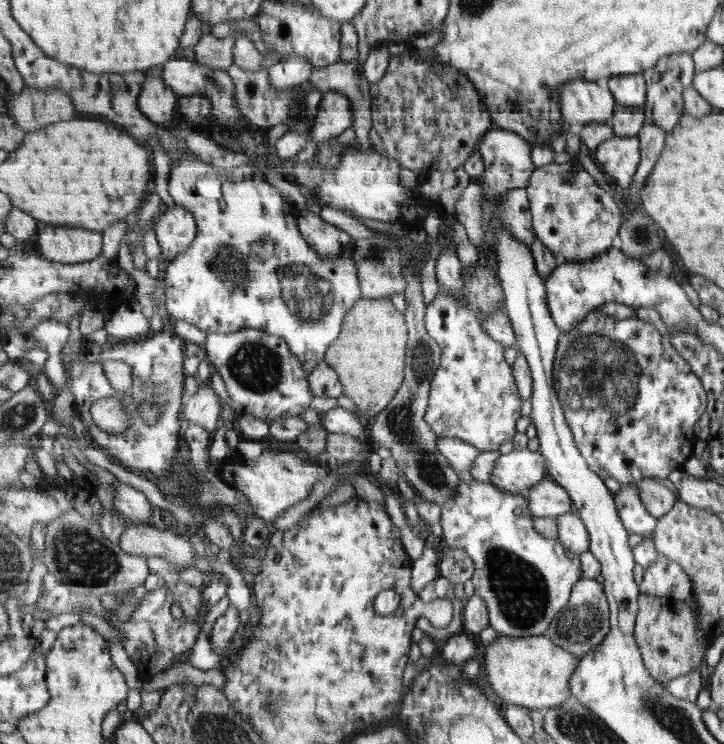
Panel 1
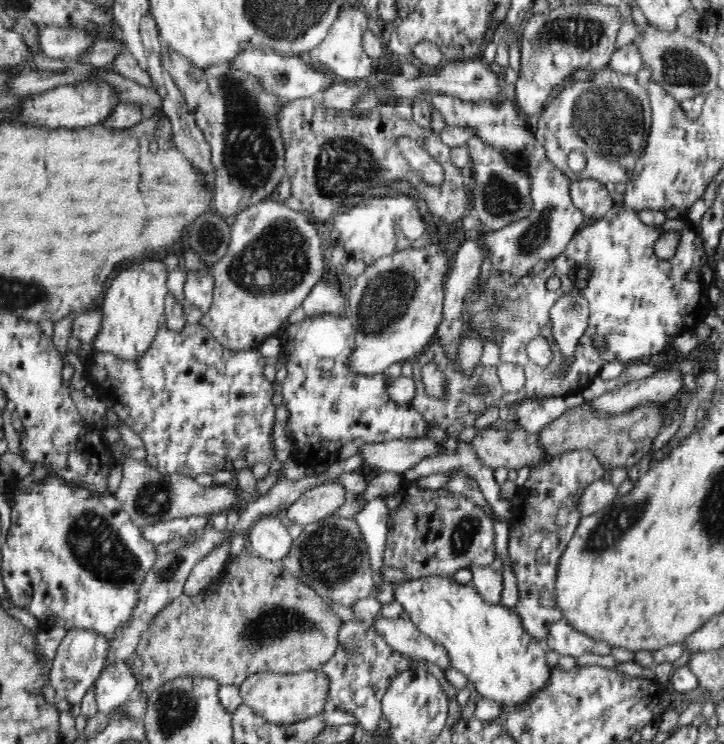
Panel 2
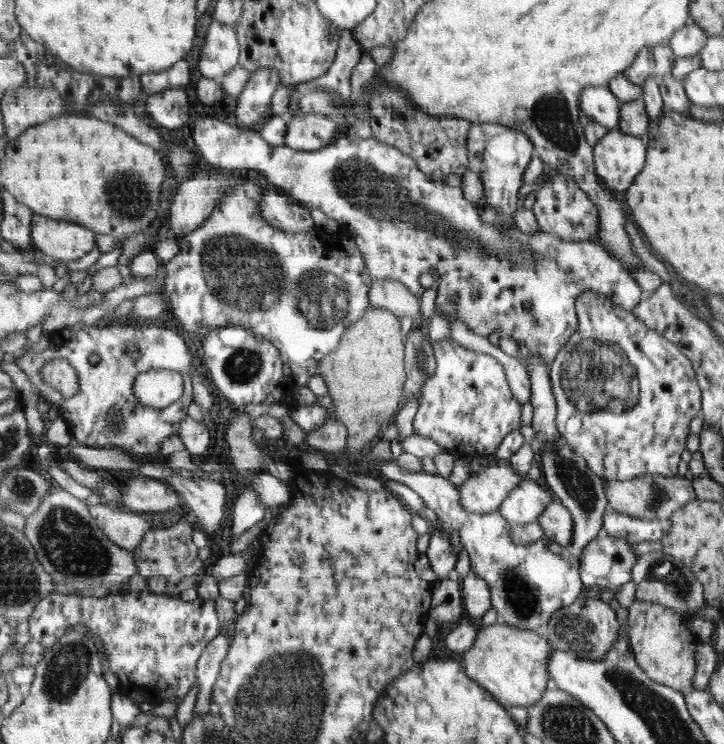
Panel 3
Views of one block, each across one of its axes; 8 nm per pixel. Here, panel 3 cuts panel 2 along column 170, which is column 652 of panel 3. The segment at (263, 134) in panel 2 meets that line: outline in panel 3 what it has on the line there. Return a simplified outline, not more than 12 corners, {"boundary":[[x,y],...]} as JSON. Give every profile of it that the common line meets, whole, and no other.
{"boundary":[[673,48],[643,49],[623,75],[643,85],[674,74]]}

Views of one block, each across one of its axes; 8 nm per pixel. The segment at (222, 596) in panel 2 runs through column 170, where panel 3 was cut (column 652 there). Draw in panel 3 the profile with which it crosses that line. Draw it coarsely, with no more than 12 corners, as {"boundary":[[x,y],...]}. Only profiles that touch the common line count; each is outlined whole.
{"boundary":[[661,603],[627,608],[637,663],[654,681],[688,692],[699,638]]}

